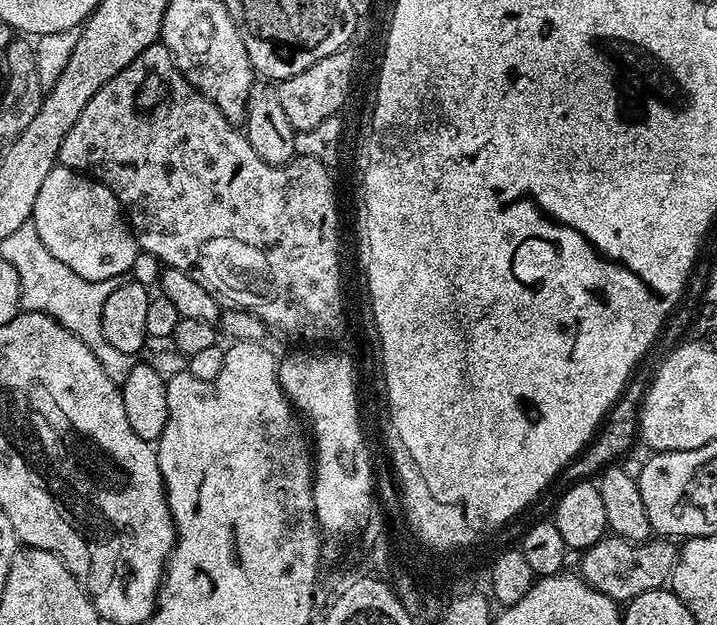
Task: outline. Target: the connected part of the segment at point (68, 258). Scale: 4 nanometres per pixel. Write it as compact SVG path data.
M57 166L46 174L46 182L34 198L31 224L38 230L38 238L58 258L66 262L74 274L87 280L116 280L131 273L138 253L136 238L120 207L118 198L108 187L87 174L72 168Z

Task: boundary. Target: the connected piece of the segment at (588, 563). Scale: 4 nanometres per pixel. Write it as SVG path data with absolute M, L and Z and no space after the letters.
M606 534L594 546L583 549L580 560L578 574L594 590L606 594L612 600L617 602L627 602L638 598L638 594L646 594L655 588L665 587L669 583L672 575L672 568L676 565L678 548L671 539L668 538L649 538L643 543L636 543L613 534Z

